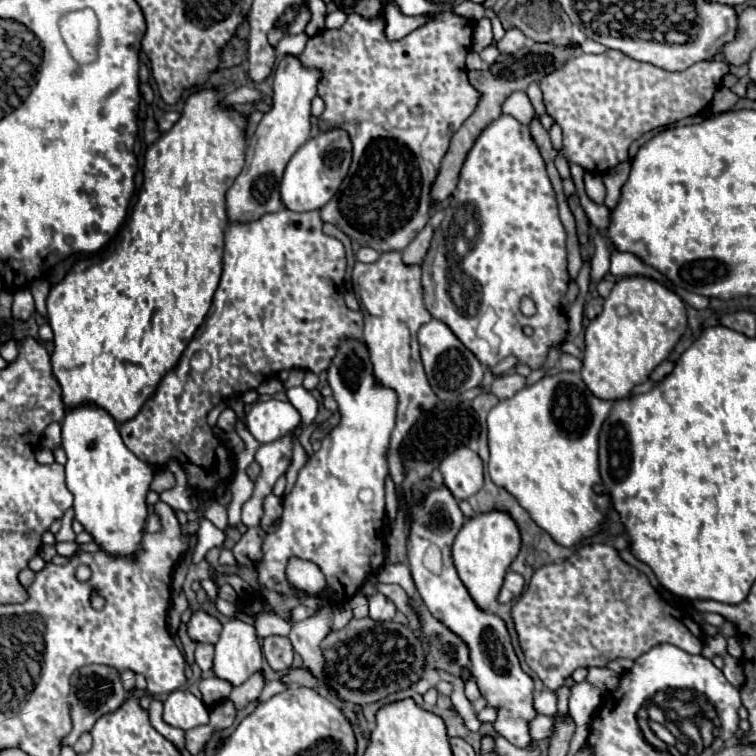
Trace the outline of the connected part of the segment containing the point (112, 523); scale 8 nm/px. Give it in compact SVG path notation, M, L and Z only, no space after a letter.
M79 404L75 408L67 408L61 420L61 446L67 454L65 474L67 474L67 488L75 496L73 508L77 520L85 526L87 532L93 534L95 542L107 552L115 556L133 556L139 550L143 526L147 518L145 496L149 492L149 484L153 480L155 468L143 460L139 460L121 440L117 422L95 404Z

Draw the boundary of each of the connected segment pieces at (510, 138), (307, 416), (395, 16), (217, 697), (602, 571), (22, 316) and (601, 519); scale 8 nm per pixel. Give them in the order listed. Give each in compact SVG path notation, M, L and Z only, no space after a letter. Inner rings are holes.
M501 114L481 132L463 164L457 192L453 194L449 208L451 210L445 210L445 220L435 230L431 248L421 264L425 266L423 280L427 310L433 318L445 322L483 366L495 366L499 360L515 356L517 362L527 364L531 370L541 368L549 350L561 346L567 336L567 316L561 312L561 298L569 288L569 272L565 230L559 220L555 192L547 176L545 160L527 126L509 114ZM523 296L529 296L535 302L537 312L533 316L521 314L519 304ZM487 308L493 308L497 314L495 346L485 338L477 338L477 324ZM523 326L531 326L533 336L527 338Z
M297 386L297 388L289 388L287 390L287 398L289 402L299 410L301 414L301 424L311 424L313 418L317 416L317 400L311 396L309 390L305 390L303 386Z
M385 6L385 18L389 20L387 22L387 39L389 41L395 41L397 38L403 38L407 36L411 30L415 30L419 24L425 24L429 18L421 18L421 16L405 16L401 14L401 10L397 6Z
M217 676L199 682L199 690L201 690L203 702L205 702L207 706L215 706L215 704L219 704L221 700L227 700L231 688L233 688L233 686L231 686L227 680L217 678Z
M583 544L583 546L577 548L577 552L575 552L573 556L569 556L563 564L547 564L547 566L541 566L539 570L535 570L535 574L533 574L533 578L531 578L531 582L529 582L529 588L527 588L527 590L519 596L519 600L513 604L513 608L511 608L511 618L513 618L515 630L517 630L519 644L521 644L521 648L523 648L527 666L541 678L541 682L543 682L545 688L549 688L549 690L557 690L559 686L563 686L565 680L567 680L567 678L575 672L575 668L579 668L579 666L585 666L585 668L601 666L601 668L603 668L607 662L617 660L617 658L637 660L643 652L647 652L649 648L653 648L653 646L657 646L657 644L663 644L663 642L673 644L673 646L677 646L677 648L681 648L681 650L685 650L685 652L689 652L689 654L701 654L703 640L705 640L705 634L703 634L703 630L701 630L699 624L695 624L695 622L691 620L691 628L689 628L689 626L683 622L683 614L681 614L671 602L663 600L663 598L657 594L657 590L651 586L649 578L647 578L643 572L639 572L637 568L629 566L625 560L621 560L619 552L617 552L613 546L607 546L607 544Z
M29 286L17 290L15 300L13 300L13 318L15 320L27 320L33 312L35 312L35 302L33 302Z
M559 372L557 378L545 376L537 384L517 392L513 398L499 402L487 416L487 444L491 452L487 466L491 480L511 492L529 512L531 520L565 548L599 534L605 524L605 510L609 508L611 498L609 494L597 494L593 486L601 484L597 438L609 410L611 402L593 396L577 372Z

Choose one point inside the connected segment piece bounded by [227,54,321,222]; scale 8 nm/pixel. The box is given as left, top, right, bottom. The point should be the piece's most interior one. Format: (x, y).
(286, 127)

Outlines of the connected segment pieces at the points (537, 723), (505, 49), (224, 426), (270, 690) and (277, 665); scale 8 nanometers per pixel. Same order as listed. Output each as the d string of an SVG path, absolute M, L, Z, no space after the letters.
M535 716L533 722L529 724L529 734L533 740L541 740L541 738L549 738L553 730L553 720L551 716Z
M511 28L505 32L505 36L497 42L497 48L501 54L515 54L517 50L521 50L525 44L525 36L521 34L521 30Z
M225 408L225 410L221 412L219 420L217 420L217 426L219 426L223 432L233 432L233 430L235 430L235 420L237 420L235 412L233 412L231 408Z
M279 679L274 680L266 684L257 699L258 703L265 702L273 697L275 694L281 693L283 690L287 689L287 685L283 684Z
M269 636L263 640L263 656L267 658L273 670L283 672L283 670L289 670L289 666L293 664L293 646L289 638Z

